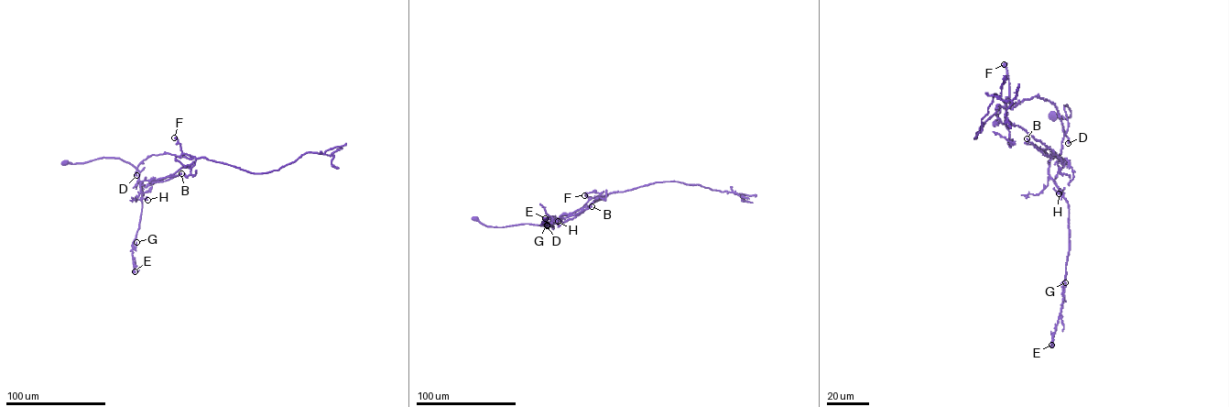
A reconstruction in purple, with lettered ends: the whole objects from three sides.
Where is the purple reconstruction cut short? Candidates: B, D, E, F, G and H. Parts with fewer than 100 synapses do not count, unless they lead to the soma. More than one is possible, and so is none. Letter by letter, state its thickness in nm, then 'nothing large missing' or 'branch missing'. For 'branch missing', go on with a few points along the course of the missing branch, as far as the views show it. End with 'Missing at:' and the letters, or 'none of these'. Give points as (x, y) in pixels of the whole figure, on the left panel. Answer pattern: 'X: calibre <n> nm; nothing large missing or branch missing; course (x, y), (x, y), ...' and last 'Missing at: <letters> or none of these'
B: calibre 400 nm; nothing large missing
D: calibre 280 nm; nothing large missing
E: calibre 100 nm; nothing large missing
F: calibre 240 nm; nothing large missing
G: calibre 130 nm; nothing large missing
H: calibre 140 nm; nothing large missing
Missing at: none of these

